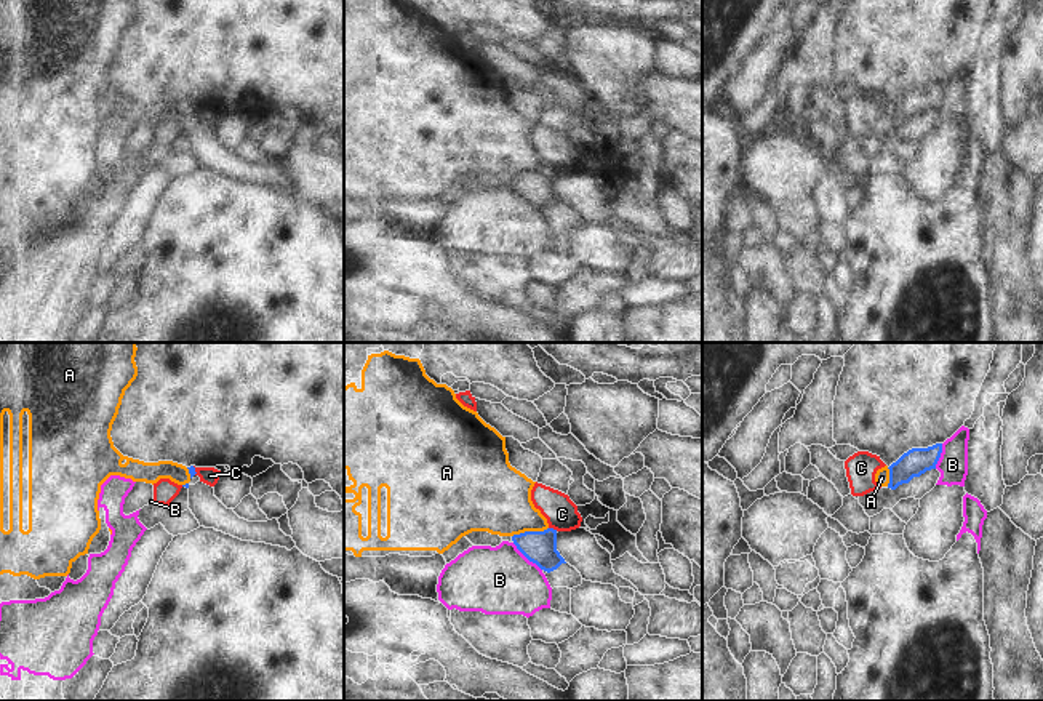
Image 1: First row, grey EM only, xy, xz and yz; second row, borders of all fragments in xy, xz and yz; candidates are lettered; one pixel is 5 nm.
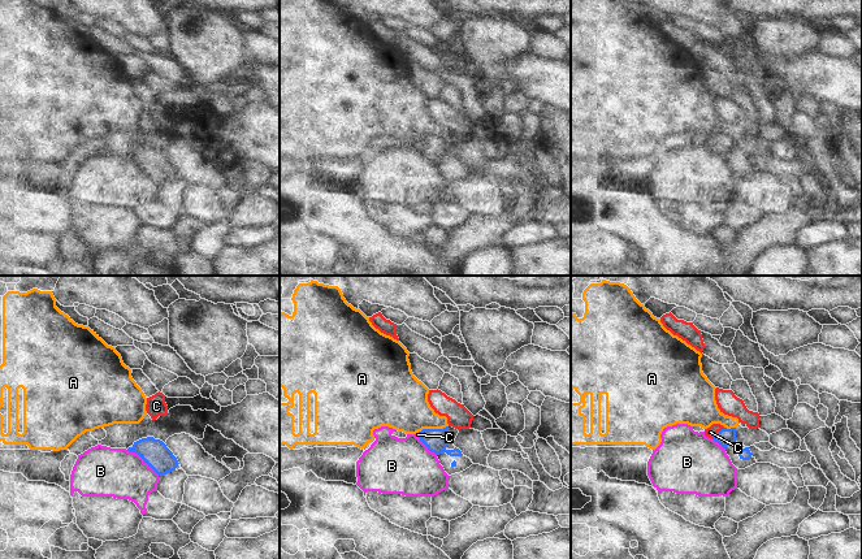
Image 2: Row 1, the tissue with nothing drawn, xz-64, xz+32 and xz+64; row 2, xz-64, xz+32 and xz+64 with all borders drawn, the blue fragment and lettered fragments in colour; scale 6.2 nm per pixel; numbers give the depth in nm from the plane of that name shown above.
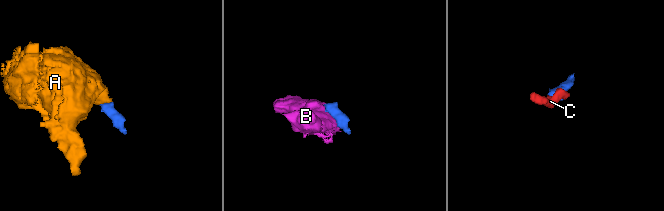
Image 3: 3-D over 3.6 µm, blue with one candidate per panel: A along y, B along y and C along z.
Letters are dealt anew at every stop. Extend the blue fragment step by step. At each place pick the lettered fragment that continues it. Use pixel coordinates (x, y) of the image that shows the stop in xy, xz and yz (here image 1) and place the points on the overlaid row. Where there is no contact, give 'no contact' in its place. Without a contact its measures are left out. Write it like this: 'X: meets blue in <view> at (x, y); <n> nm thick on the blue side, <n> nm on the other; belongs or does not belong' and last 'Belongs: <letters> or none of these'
A: meets blue in xz at (530, 532); 160 nm thick on the blue side, 360 nm on the other; does not belong
B: meets blue in xz at (527, 557); 160 nm thick on the blue side, 340 nm on the other; does not belong
C: meets blue in xz at (552, 528); 160 nm thick on the blue side, 160 nm on the other; belongs
Belongs: C

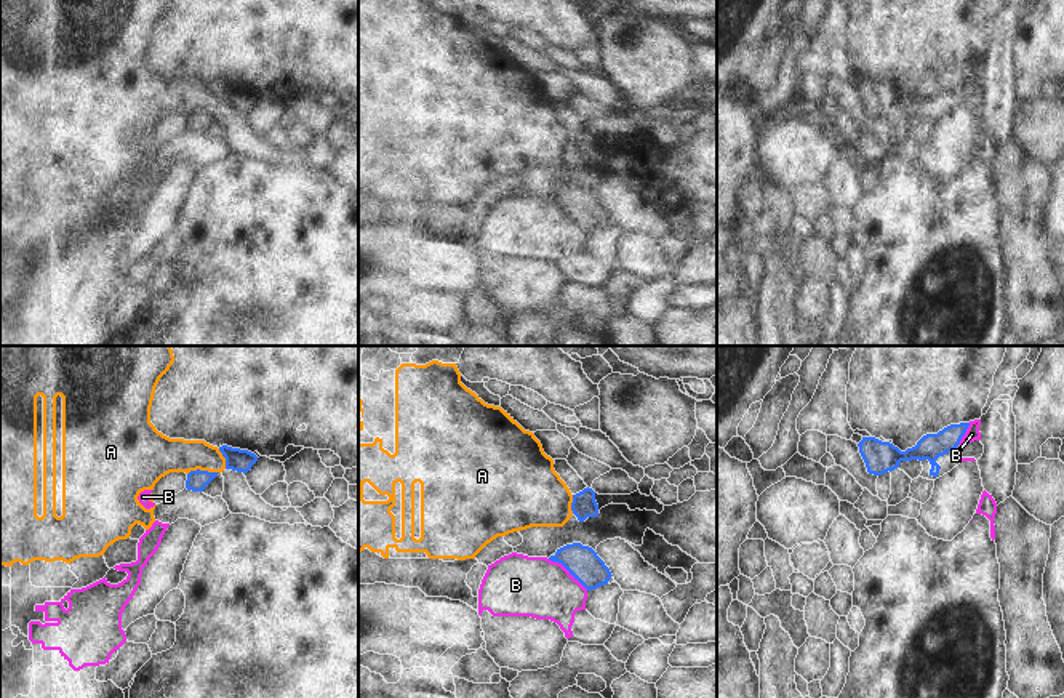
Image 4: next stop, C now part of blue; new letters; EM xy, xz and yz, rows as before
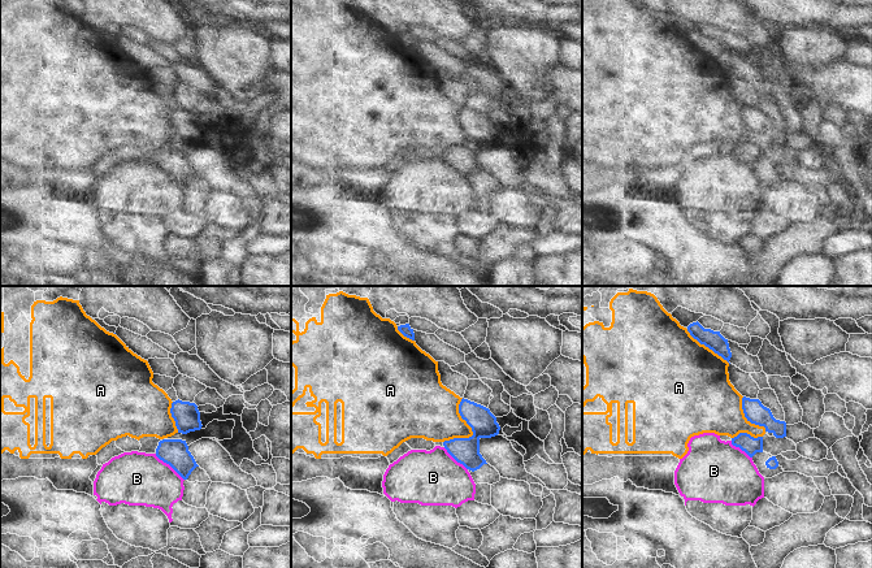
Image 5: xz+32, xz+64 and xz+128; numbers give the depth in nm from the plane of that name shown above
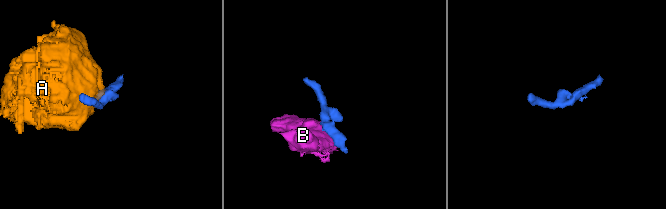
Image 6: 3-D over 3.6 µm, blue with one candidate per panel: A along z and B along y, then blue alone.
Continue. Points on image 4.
A: meets blue in xy at (204, 471); 100 nm thick on the blue side, 220 nm on the other; does not belong
B: meets blue in xz at (568, 570); 160 nm thick on the blue side, 300 nm on the other; does not belong
Belongs: none of these

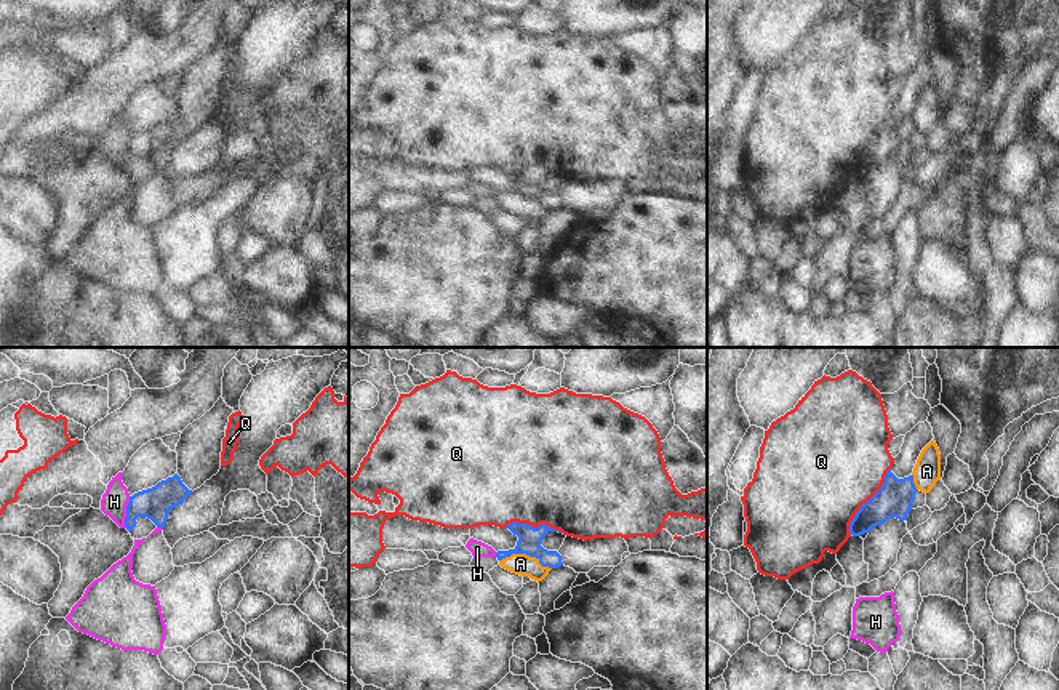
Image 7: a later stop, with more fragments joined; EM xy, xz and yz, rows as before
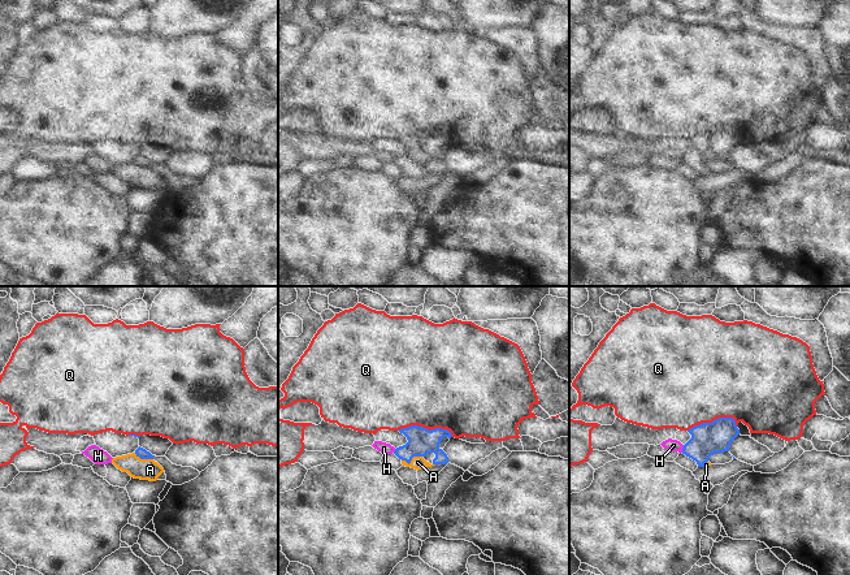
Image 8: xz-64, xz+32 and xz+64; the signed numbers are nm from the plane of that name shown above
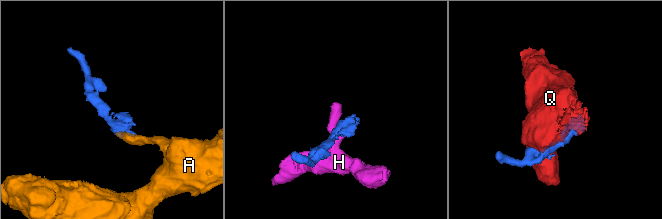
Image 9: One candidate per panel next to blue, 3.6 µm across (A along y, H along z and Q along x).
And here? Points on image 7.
A: meets blue in xz at (525, 553); 120 nm thick on the blue side, 110 nm on the other; belongs
H: meets blue in xy at (127, 513); 160 nm thick on the blue side, 130 nm on the other; does not belong
Q: meets blue in yz at (867, 501); 180 nm thick on the blue side, 500 nm on the other; does not belong
Belongs: A

